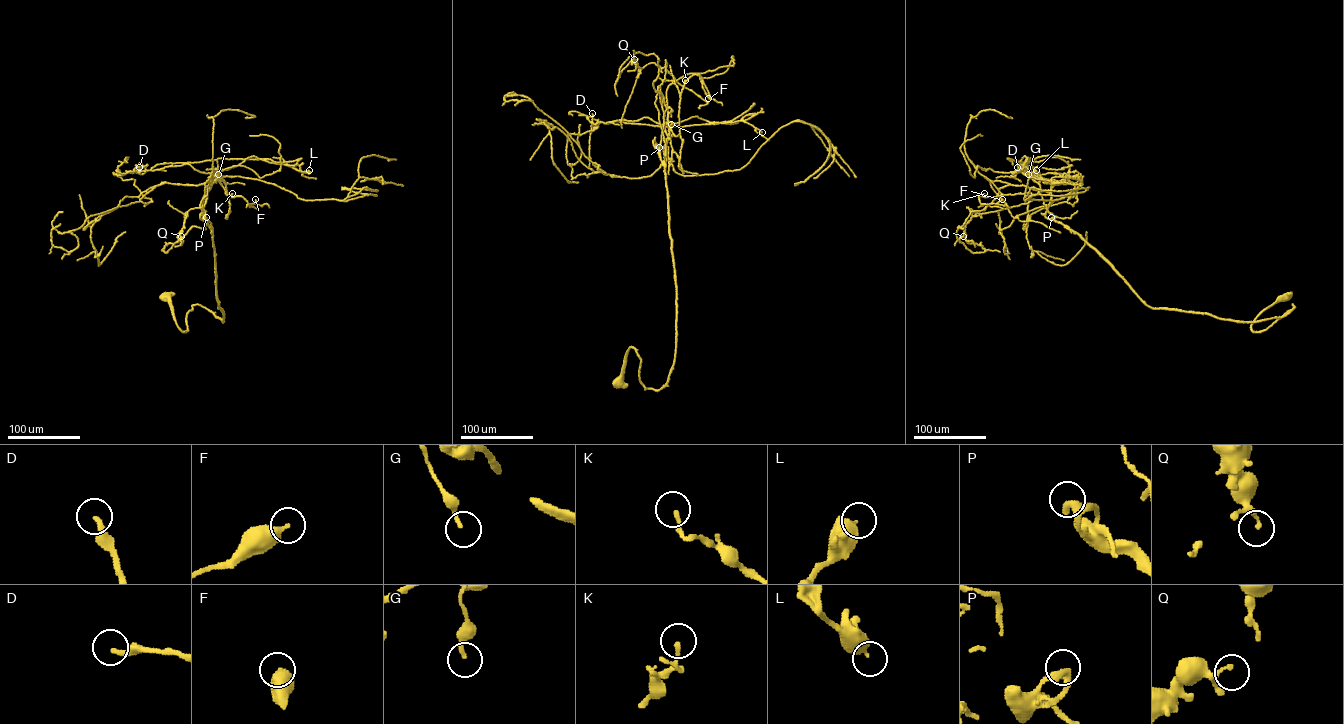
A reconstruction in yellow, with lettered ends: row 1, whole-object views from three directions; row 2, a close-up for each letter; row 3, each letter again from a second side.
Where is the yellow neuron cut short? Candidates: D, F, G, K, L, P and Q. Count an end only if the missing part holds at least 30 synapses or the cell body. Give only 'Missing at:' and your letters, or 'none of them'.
Missing at: none of them

